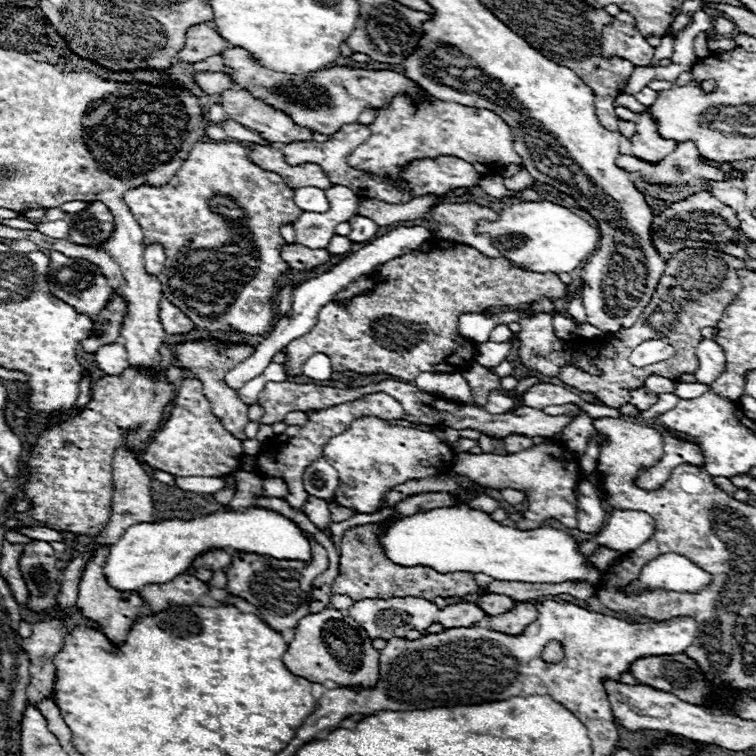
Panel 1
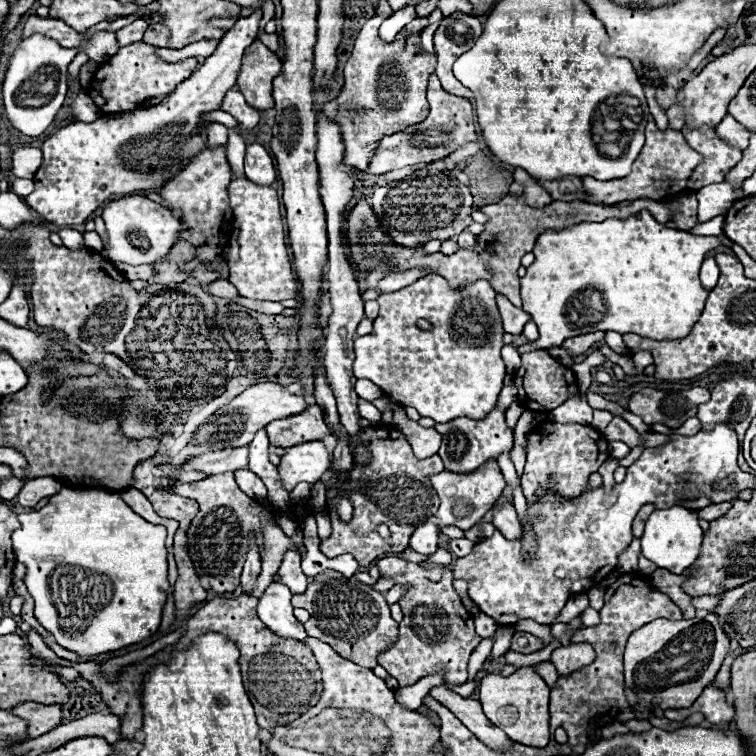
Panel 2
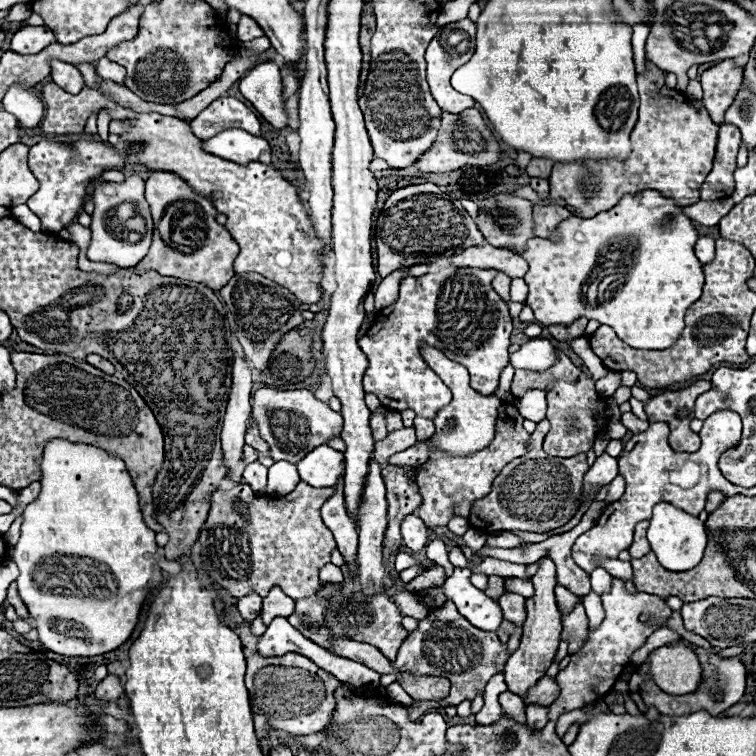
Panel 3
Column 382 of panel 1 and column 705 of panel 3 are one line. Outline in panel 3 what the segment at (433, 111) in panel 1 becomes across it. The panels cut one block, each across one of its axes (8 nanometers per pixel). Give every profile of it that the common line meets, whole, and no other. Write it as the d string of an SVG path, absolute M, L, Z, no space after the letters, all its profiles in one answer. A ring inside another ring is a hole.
M652 62L636 76L640 92L638 122L630 134L632 152L626 160L576 160L554 162L550 174L548 204L560 204L580 218L592 218L612 208L624 194L642 190L658 190L672 196L680 206L700 200L700 184L712 170L718 140L718 124L714 124L704 106L694 106L678 90L666 88L666 74Z

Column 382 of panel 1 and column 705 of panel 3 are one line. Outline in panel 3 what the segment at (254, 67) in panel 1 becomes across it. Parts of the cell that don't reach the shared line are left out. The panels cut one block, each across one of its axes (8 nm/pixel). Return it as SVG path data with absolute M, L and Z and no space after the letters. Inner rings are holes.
M722 60L720 64L708 68L700 76L706 106L712 122L724 124L724 112L734 102L734 96L742 84L742 68L734 64L734 60Z

